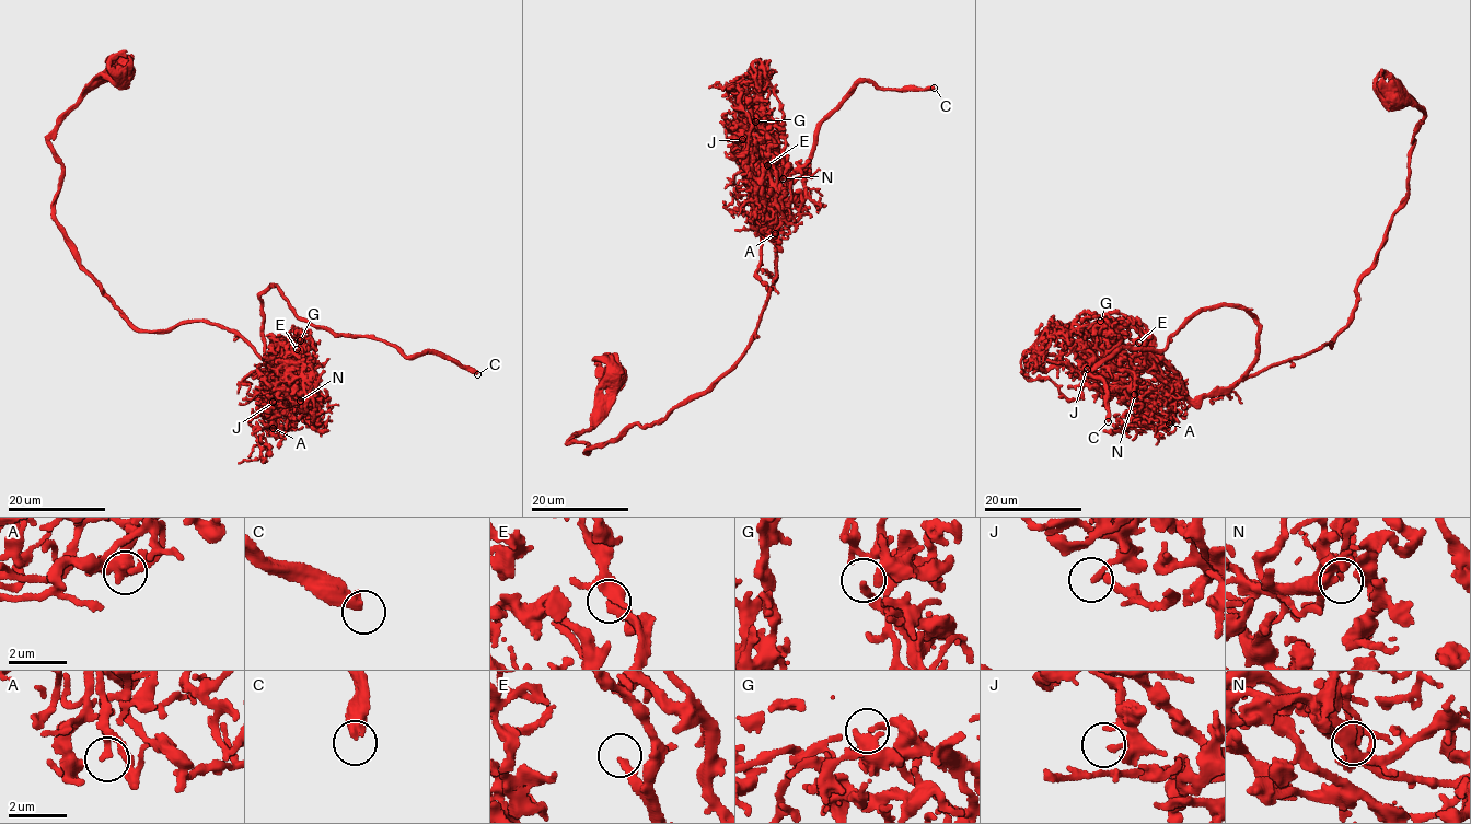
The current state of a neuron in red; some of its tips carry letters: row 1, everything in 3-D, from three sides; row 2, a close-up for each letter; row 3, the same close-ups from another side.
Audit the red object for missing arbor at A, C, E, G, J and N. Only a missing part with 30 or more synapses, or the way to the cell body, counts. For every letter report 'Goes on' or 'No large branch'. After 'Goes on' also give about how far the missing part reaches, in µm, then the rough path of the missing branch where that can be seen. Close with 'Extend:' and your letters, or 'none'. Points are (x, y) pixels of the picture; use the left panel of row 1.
A: No large branch
C: Goes on. Missing length about 80 µm
E: Goes on. Missing length about 10 µm
G: No large branch
J: No large branch
N: No large branch
Extend: C, E

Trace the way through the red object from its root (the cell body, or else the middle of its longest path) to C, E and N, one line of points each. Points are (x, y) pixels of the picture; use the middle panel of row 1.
C: (611, 375), (568, 440), (588, 455), (741, 355), (772, 287), (762, 211), (848, 90), (934, 88)
E: (611, 375), (592, 427), (568, 440), (586, 443), (588, 455), (708, 392), (741, 355), (776, 273), (767, 165)
N: (611, 375), (592, 427), (568, 440), (586, 443), (588, 455), (725, 375), (776, 277), (783, 178)

